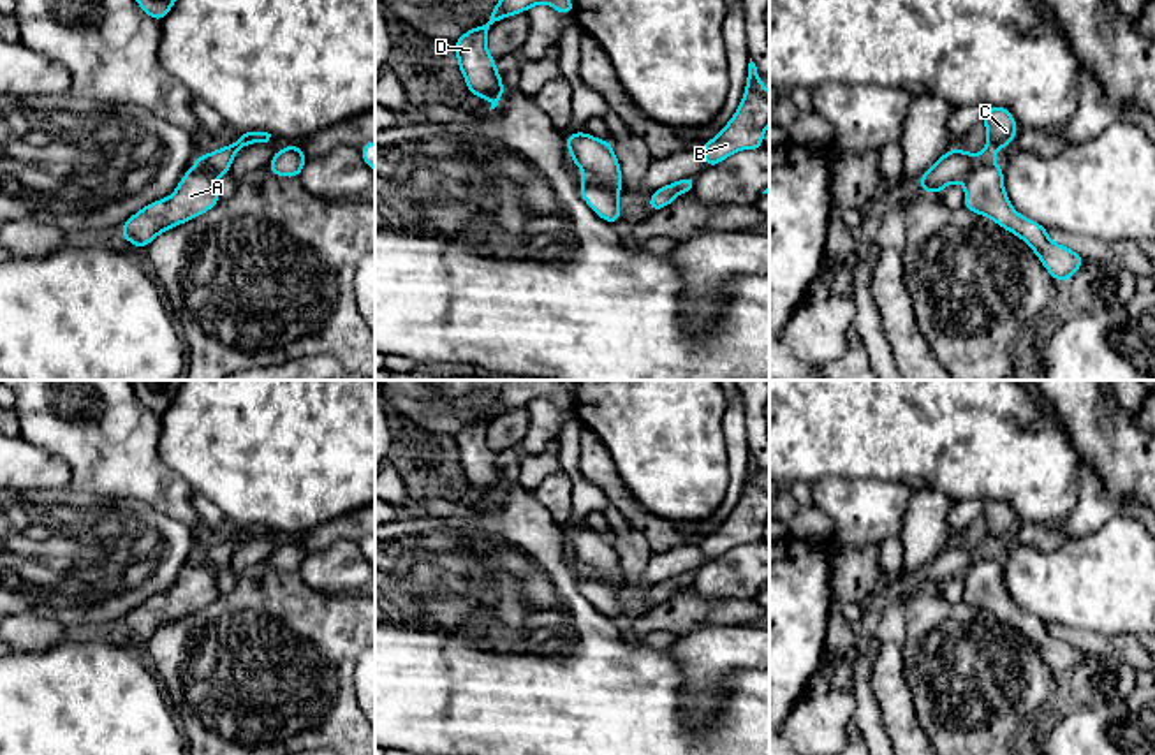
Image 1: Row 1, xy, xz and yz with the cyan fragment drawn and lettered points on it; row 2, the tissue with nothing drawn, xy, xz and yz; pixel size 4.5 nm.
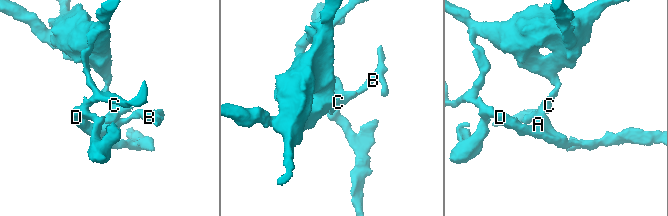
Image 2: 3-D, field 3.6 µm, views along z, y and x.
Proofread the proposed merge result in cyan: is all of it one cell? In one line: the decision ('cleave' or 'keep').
cleave

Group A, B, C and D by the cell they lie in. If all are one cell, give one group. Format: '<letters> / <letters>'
A B D / C

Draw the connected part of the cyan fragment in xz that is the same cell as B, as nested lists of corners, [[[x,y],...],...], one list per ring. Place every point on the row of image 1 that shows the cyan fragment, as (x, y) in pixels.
[[[750,58],[747,90],[731,121],[710,139],[699,153],[708,167],[715,167],[739,150],[762,150],[762,136],[769,125],[769,92],[764,88],[757,67]]]

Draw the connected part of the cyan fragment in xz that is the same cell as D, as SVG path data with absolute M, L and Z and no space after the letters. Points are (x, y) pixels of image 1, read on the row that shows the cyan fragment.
M498 0L497 7L486 14L489 19L479 26L467 30L452 46L458 55L458 69L461 70L468 93L486 99L495 109L505 93L502 74L497 72L497 60L486 49L489 28L512 14L526 12L532 5L549 4L556 12L570 16L574 2L570 0Z

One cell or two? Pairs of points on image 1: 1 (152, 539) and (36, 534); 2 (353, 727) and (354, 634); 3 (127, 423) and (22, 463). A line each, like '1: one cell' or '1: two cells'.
1: one cell
2: one cell
3: two cells

